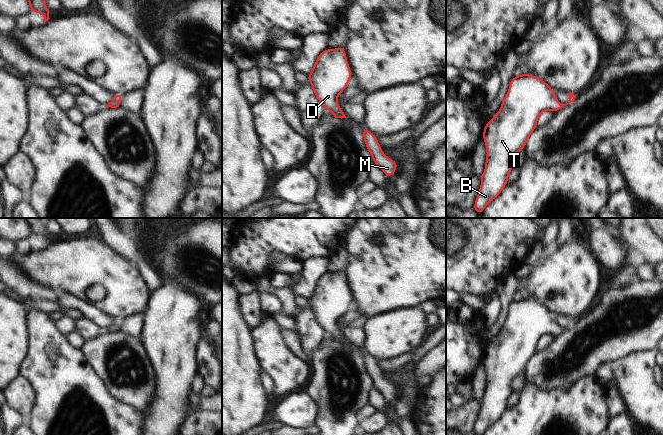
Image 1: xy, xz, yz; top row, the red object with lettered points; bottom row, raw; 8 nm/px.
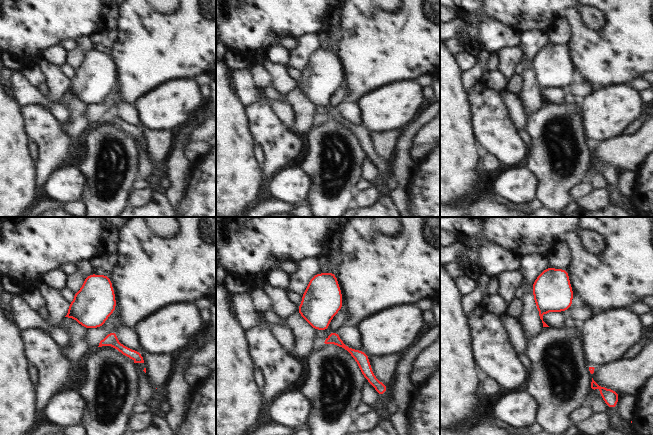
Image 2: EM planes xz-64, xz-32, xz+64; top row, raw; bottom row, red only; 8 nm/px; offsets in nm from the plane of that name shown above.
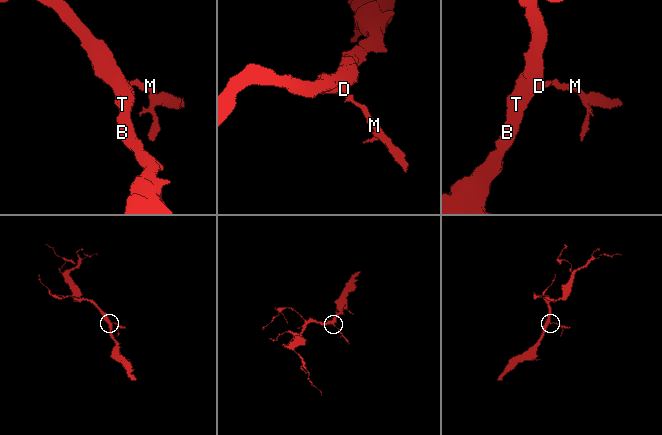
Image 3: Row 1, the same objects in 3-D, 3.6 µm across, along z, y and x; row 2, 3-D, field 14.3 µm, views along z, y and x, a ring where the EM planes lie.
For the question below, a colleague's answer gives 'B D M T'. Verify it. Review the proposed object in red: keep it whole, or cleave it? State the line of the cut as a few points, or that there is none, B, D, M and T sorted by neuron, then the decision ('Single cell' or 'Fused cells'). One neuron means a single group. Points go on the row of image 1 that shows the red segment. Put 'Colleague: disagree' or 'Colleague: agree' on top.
Colleague: agree
No split. Groups: B D M T. Single cell

